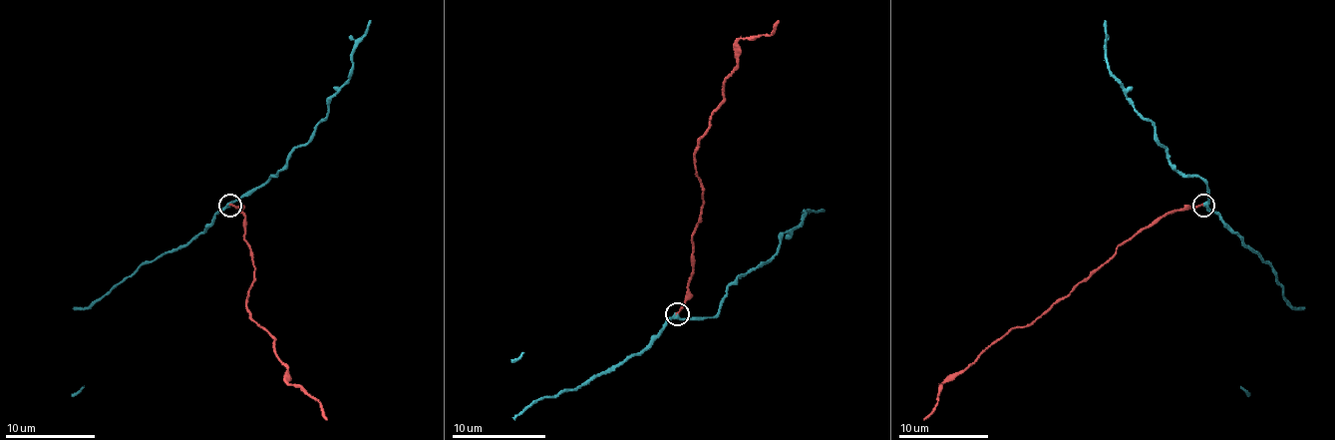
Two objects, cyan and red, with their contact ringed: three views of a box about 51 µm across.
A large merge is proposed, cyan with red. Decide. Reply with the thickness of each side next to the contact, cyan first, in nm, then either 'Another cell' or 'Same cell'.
Thickness 280 nm (cyan) against 200 nm. Same cell

